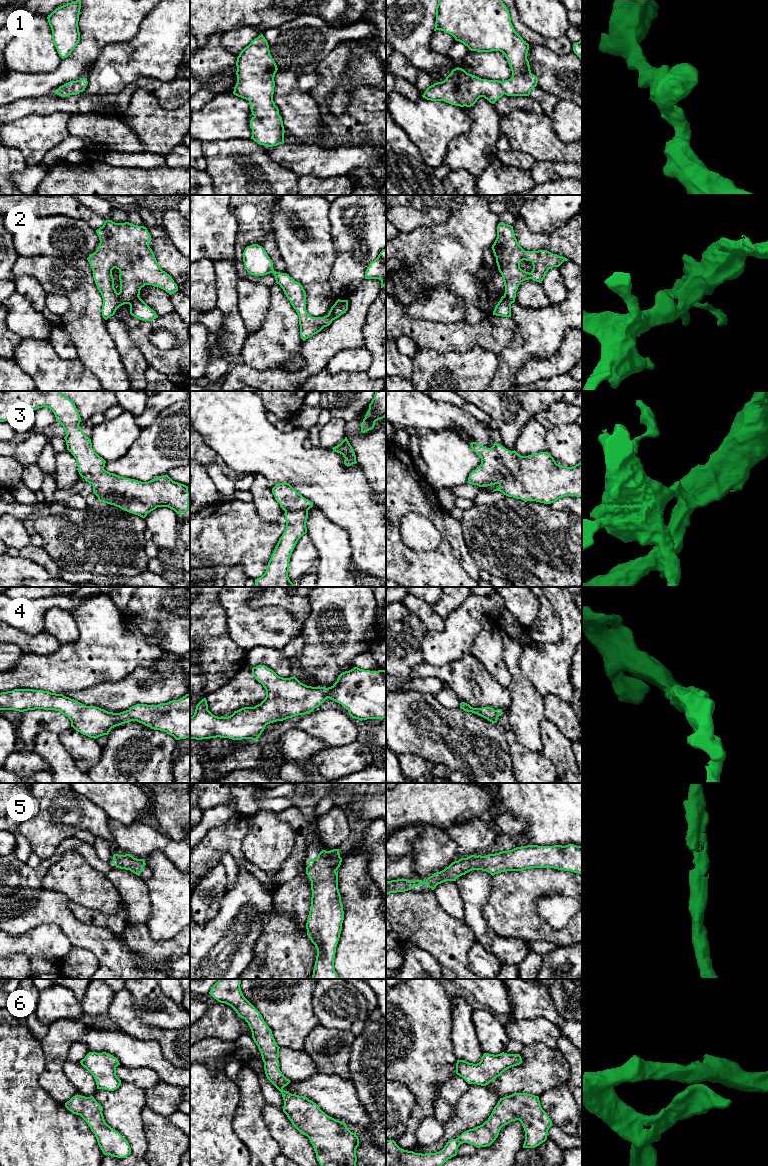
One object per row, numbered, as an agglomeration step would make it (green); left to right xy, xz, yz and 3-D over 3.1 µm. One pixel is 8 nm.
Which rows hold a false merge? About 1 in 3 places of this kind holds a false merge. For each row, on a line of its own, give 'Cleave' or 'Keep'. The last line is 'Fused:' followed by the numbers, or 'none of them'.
1: Keep
2: Cleave
3: Keep
4: Keep
5: Keep
6: Keep
Fused: 2

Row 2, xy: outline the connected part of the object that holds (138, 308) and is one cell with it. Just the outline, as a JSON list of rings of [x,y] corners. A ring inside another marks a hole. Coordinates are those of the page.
[[[140,296],[130,304],[130,314],[142,321],[152,321],[158,318],[156,312],[151,309]]]

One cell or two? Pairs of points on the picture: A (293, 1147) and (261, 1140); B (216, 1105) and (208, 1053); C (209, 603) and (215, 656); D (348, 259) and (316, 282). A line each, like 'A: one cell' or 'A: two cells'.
A: two cells
B: two cells
C: one cell
D: two cells

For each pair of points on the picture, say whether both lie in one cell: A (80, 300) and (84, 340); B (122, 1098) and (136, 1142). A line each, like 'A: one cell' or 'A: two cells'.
A: one cell
B: one cell

